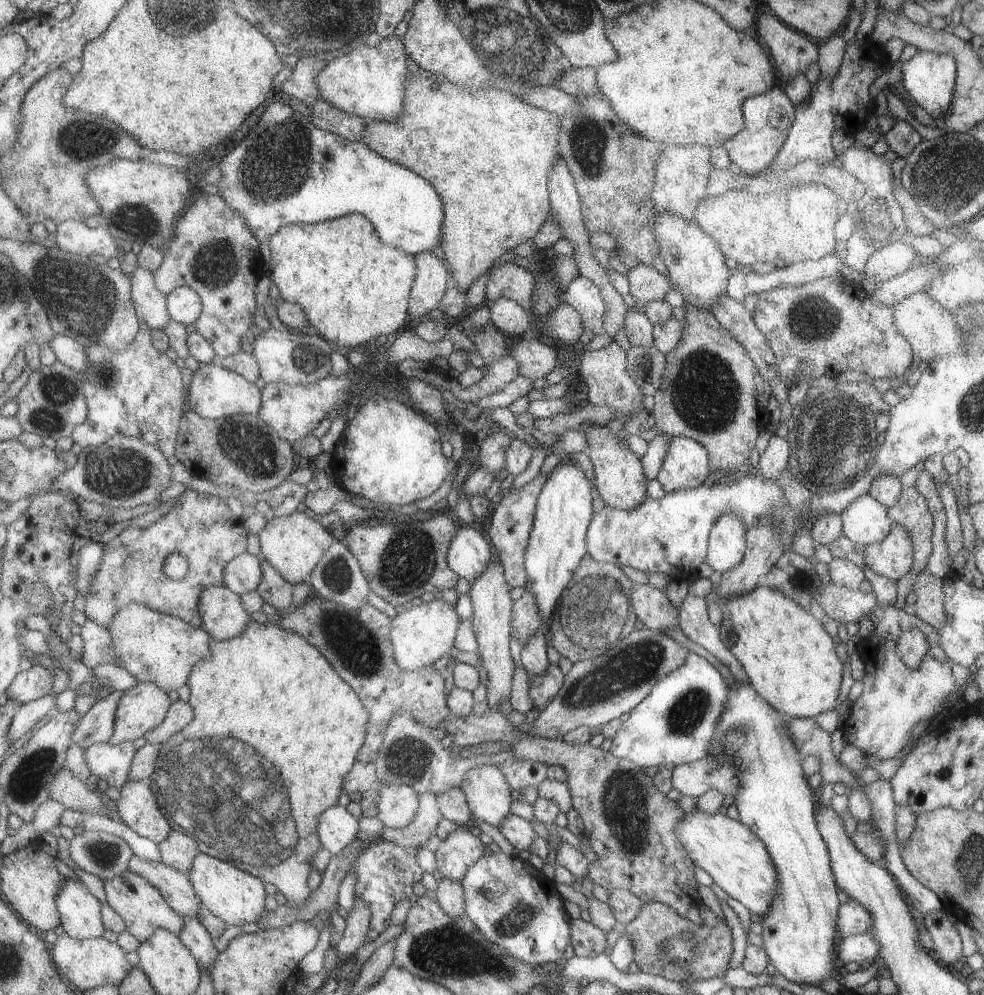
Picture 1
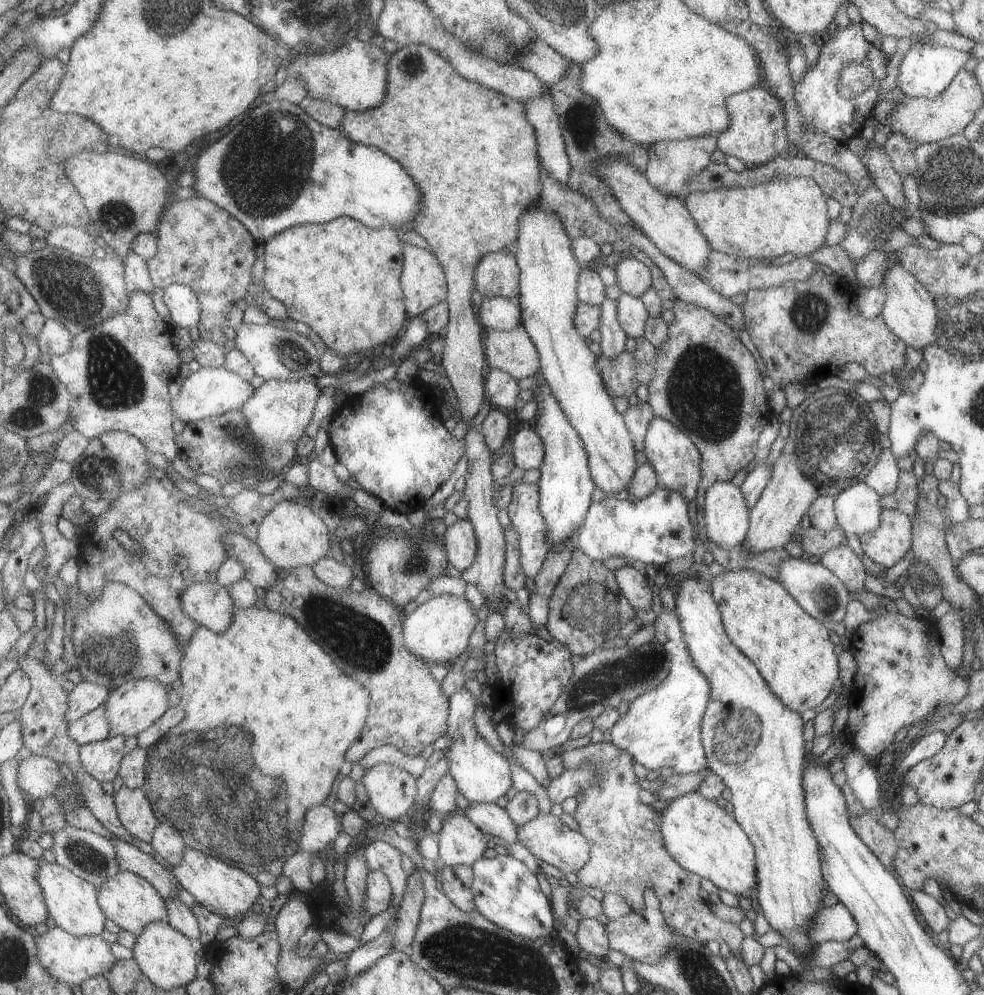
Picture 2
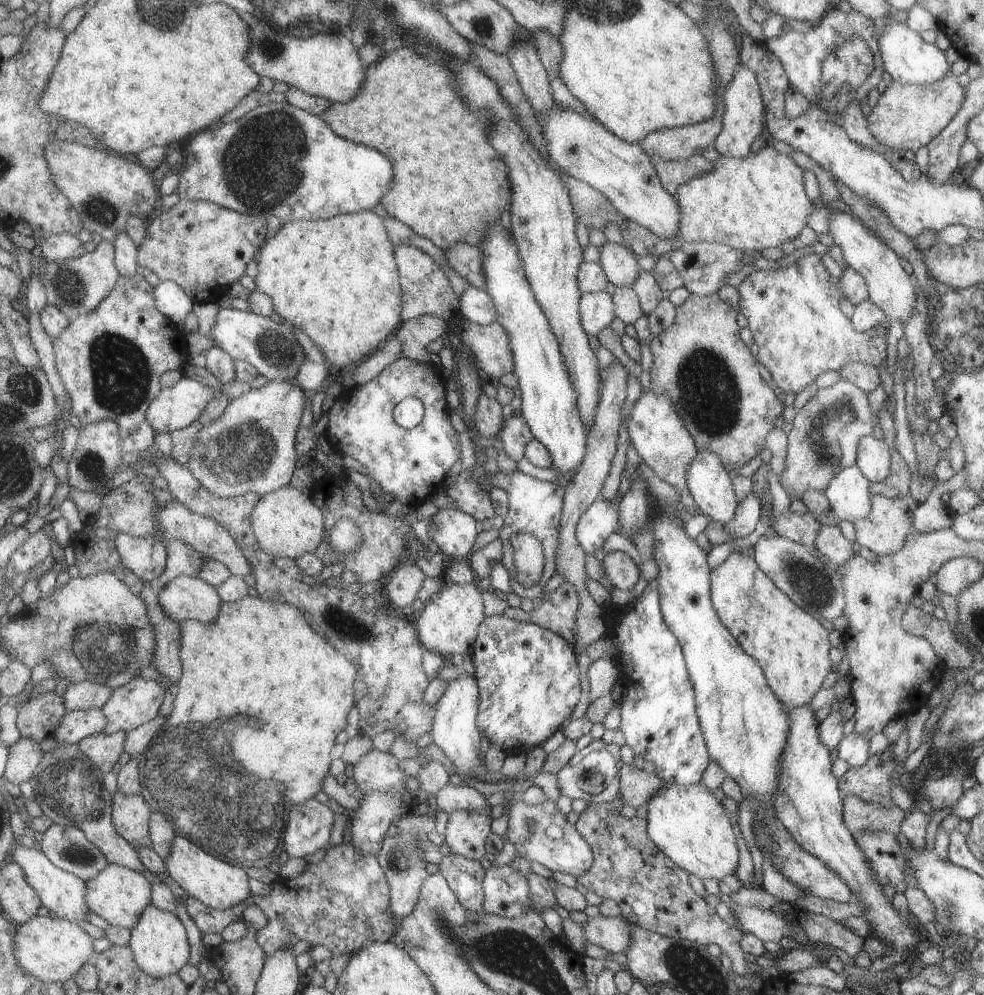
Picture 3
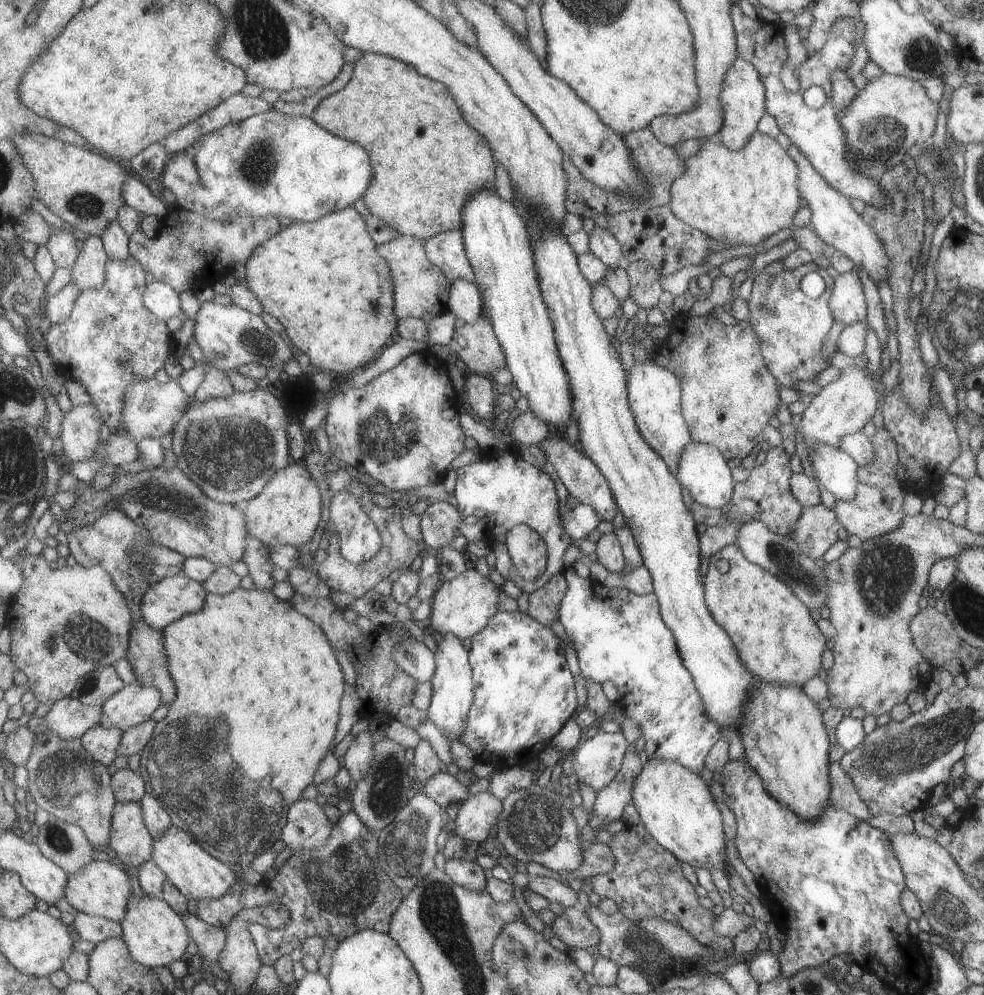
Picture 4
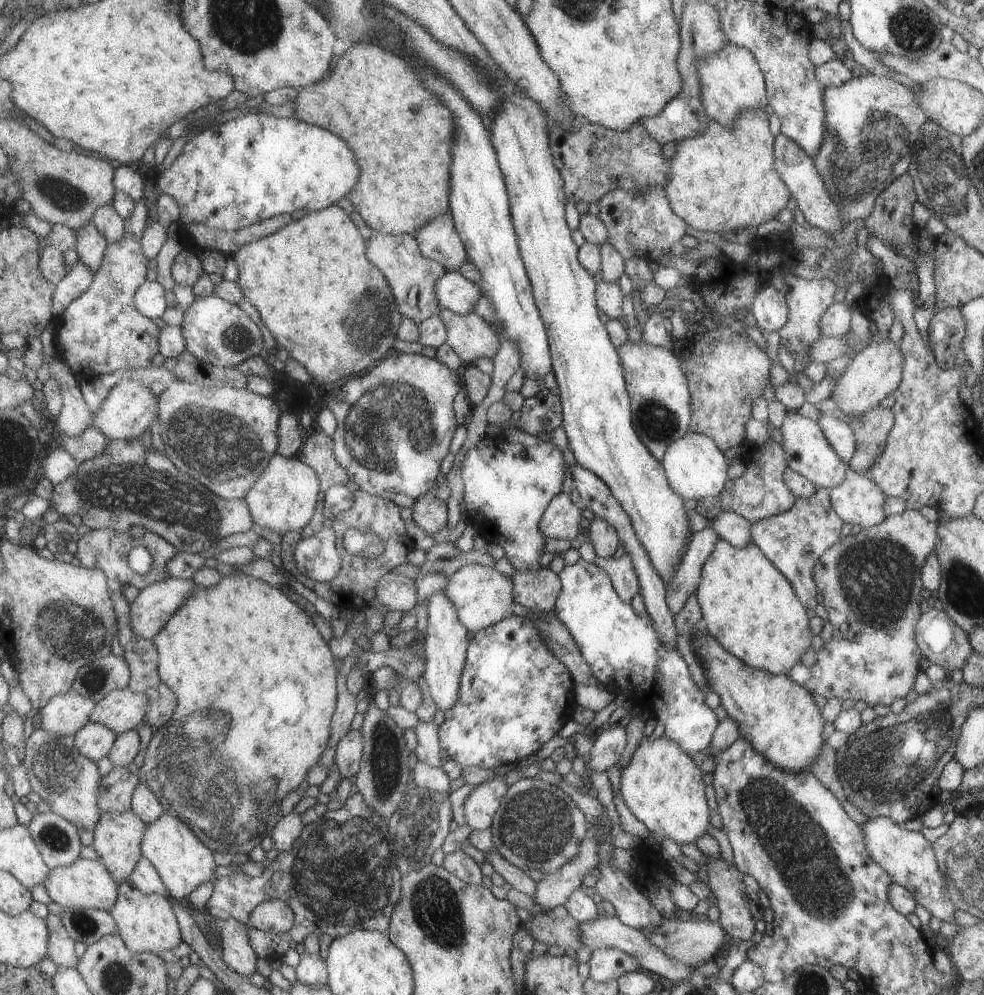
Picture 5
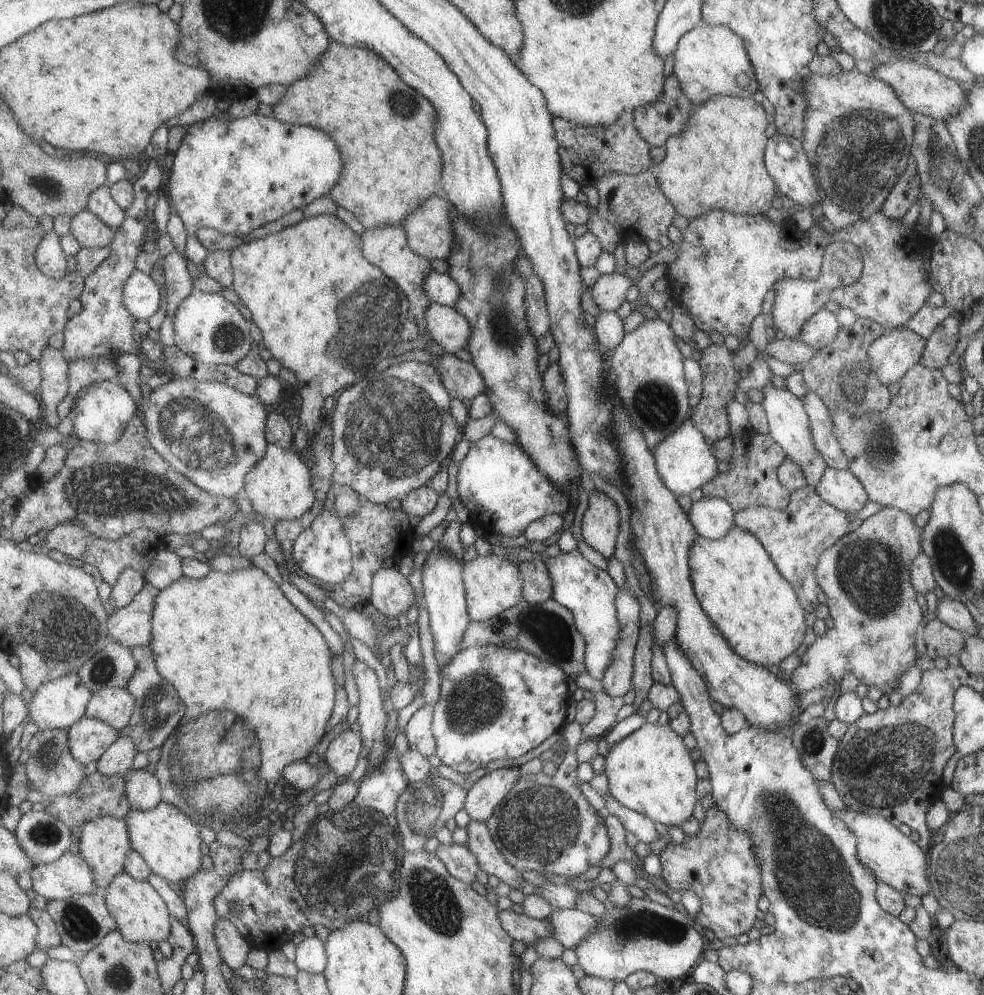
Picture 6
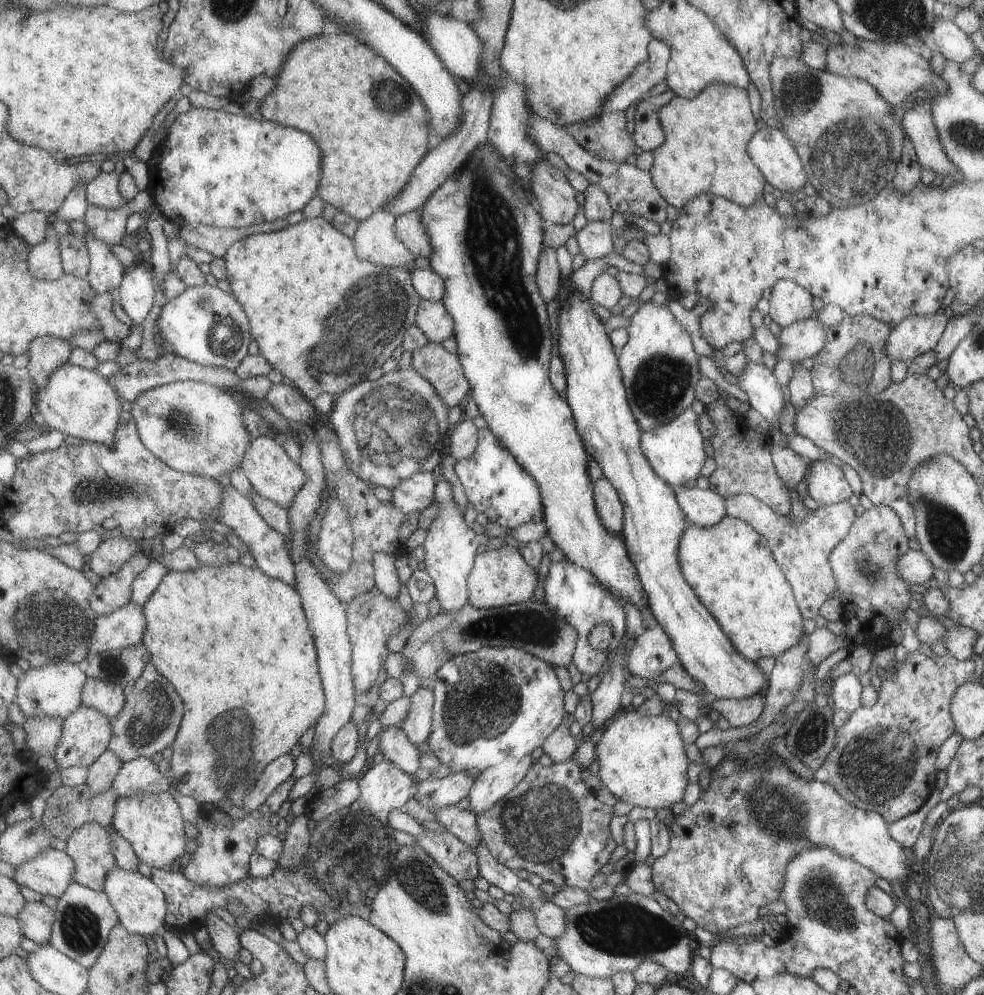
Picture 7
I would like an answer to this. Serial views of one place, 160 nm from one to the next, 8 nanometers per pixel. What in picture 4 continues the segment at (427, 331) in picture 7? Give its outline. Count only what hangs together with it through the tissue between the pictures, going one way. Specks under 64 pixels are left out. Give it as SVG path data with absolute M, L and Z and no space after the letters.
M483 316L472 323L456 318L447 348L462 359L471 373L490 376L493 370L506 364L504 349L497 340L492 323Z

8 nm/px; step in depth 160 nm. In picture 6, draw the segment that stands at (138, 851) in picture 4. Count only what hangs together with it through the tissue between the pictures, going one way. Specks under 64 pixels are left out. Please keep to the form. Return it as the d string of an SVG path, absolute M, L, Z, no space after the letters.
M105 815L84 823L81 830L79 852L92 866L96 883L101 888L101 892L108 888L117 875L125 872L125 865L131 850L133 848L130 830L128 822L124 818Z

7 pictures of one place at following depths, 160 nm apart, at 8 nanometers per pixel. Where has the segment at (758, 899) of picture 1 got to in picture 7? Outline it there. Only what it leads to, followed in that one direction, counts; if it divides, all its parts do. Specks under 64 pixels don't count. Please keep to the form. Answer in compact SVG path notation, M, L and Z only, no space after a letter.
M633 708L620 709L606 724L595 745L596 761L598 762L598 776L605 787L618 801L626 802L639 808L670 807L674 802L681 801L683 788L687 784L687 756L683 750L683 742L675 722L667 715L643 716Z

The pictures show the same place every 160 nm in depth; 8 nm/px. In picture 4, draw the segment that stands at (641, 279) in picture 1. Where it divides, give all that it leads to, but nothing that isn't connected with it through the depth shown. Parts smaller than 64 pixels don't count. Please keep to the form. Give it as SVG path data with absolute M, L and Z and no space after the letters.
M594 225L588 234L588 251L601 260L606 268L625 266L619 243L606 228Z

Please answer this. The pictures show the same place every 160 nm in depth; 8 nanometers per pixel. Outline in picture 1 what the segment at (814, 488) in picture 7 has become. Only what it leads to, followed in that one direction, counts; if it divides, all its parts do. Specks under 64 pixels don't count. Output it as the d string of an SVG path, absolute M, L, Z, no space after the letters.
M892 523L889 534L881 542L875 542L864 547L865 565L876 575L897 582L911 568L911 542L907 532L899 524Z

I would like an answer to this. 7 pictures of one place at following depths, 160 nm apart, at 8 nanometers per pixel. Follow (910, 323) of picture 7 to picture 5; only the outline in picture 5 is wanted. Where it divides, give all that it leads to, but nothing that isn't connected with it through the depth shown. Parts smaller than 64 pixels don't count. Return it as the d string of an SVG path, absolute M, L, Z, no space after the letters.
M889 338L871 340L850 361L835 381L829 398L846 416L861 415L869 408L881 404L881 400L896 390L903 378L904 355Z

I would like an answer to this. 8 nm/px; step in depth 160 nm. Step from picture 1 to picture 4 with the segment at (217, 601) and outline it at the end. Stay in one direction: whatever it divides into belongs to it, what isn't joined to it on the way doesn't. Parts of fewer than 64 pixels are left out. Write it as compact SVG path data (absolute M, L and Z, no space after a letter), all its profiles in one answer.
M181 572L149 588L141 612L149 626L161 631L183 615L202 611L207 596L208 592L201 581Z

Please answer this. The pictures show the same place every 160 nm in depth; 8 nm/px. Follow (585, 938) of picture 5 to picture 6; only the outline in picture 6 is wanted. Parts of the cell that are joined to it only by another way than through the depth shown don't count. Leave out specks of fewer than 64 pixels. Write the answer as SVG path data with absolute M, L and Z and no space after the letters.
M575 908L553 909L546 919L551 925L552 937L564 949L573 949L596 927L595 918Z

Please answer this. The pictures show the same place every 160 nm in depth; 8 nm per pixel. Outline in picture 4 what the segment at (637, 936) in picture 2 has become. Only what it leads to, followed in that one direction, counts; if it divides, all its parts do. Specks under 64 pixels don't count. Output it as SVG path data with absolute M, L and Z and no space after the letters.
M579 907L564 908L550 924L550 928L569 950L597 946L600 939L598 928L589 922Z

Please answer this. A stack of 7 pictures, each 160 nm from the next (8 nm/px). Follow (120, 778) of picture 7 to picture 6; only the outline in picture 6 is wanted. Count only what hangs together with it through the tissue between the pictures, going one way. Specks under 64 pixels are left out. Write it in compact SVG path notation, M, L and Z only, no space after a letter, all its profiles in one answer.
M131 768L124 775L126 791L133 809L146 811L155 808L161 801L162 784L159 777L145 769Z

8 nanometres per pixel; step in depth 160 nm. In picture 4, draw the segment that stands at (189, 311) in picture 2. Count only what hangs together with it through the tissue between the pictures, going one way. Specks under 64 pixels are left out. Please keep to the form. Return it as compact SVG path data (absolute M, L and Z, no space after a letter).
M155 280L144 292L144 303L161 320L169 320L181 312L181 298L170 284Z

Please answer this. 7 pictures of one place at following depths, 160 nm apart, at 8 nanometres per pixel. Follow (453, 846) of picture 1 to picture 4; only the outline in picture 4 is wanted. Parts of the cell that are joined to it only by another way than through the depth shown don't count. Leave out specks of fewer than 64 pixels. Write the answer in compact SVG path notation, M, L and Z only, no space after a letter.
M489 789L469 795L460 804L456 818L449 823L449 828L452 834L480 844L496 824L502 806L503 801L493 796Z

